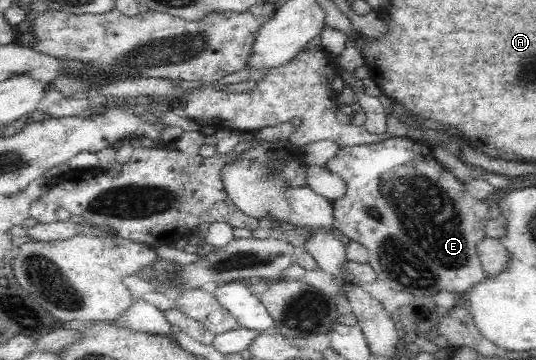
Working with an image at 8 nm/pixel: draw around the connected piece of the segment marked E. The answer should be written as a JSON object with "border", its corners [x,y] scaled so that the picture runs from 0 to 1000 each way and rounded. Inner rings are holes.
{"border":[[[737,381],[711,392],[709,397],[636,408],[629,431],[610,447],[608,469],[614,469],[618,481],[636,492],[644,517],[647,517],[644,542],[618,561],[619,628],[636,642],[636,647],[642,647],[651,664],[668,669],[685,689],[688,714],[687,731],[688,739],[696,744],[696,756],[700,756],[700,767],[703,767],[701,775],[711,775],[718,792],[726,792],[726,797],[737,803],[737,808],[756,806],[776,825],[789,822],[804,828],[806,819],[819,814],[819,808],[834,808],[834,814],[847,814],[854,822],[864,814],[864,808],[877,806],[884,792],[890,792],[890,786],[912,772],[912,761],[905,756],[899,722],[894,717],[890,675],[901,669],[907,658],[905,631],[907,617],[912,611],[912,603],[916,603],[916,575],[912,575],[912,564],[879,547],[869,531],[869,514],[858,508],[830,461],[819,456],[810,442],[806,417],[793,406],[793,397],[765,389],[763,383]]]}

